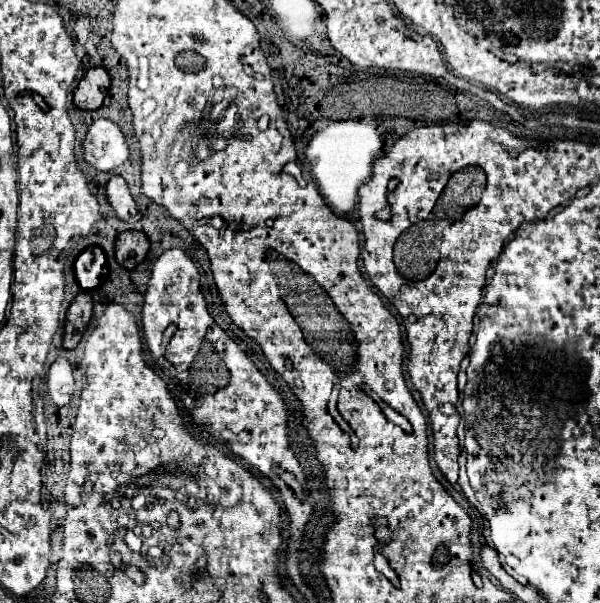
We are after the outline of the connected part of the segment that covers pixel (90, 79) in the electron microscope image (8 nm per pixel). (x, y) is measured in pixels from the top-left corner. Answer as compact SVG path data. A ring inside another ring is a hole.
M94 66L80 80L74 90L74 104L82 110L98 110L104 104L104 98L110 88L110 74L102 66Z

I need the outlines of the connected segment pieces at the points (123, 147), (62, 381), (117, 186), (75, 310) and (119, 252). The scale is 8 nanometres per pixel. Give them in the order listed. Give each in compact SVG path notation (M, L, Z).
M98 118L84 140L84 158L98 170L114 170L128 160L130 148L116 122Z
M64 356L56 358L48 370L48 392L58 406L70 402L74 392L74 368Z
M112 176L110 182L106 184L106 196L110 200L110 204L114 206L118 218L126 220L126 222L138 222L142 218L142 212L136 206L134 196L130 194L128 182L122 176Z
M80 292L74 302L70 304L66 312L66 324L64 324L64 348L76 348L76 344L82 340L82 334L88 328L88 322L92 318L94 300L90 292Z
M126 230L116 240L116 260L128 268L134 270L148 254L150 240L142 230Z

